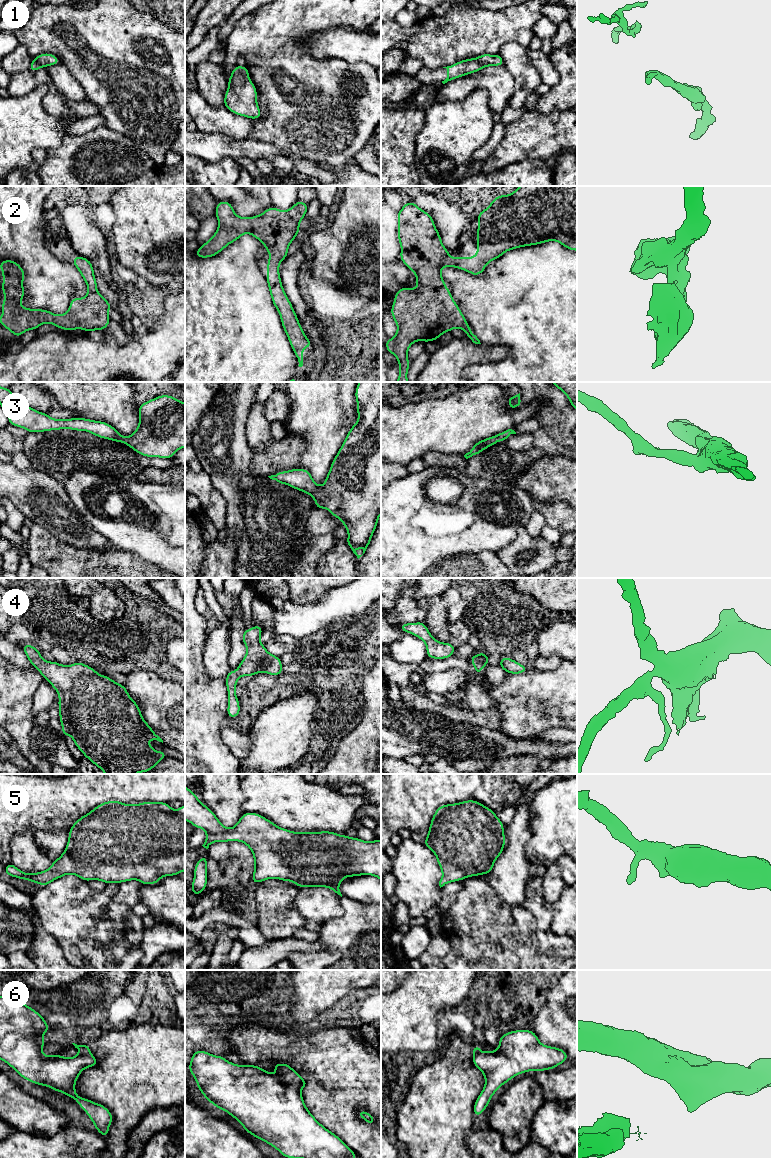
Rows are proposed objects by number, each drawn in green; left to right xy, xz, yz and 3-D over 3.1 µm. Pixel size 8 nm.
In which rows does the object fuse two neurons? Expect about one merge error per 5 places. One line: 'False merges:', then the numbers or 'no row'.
False merges: 6

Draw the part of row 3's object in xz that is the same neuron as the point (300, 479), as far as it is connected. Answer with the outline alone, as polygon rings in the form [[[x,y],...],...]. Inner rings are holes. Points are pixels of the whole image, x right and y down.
[[[359,382],[355,390],[355,399],[358,420],[350,428],[337,455],[334,457],[322,487],[313,480],[309,470],[302,468],[280,471],[268,477],[277,481],[280,485],[286,484],[298,491],[309,494],[315,500],[317,509],[325,507],[331,515],[340,519],[348,532],[348,539],[345,542],[359,559],[370,545],[381,514],[381,382]]]

